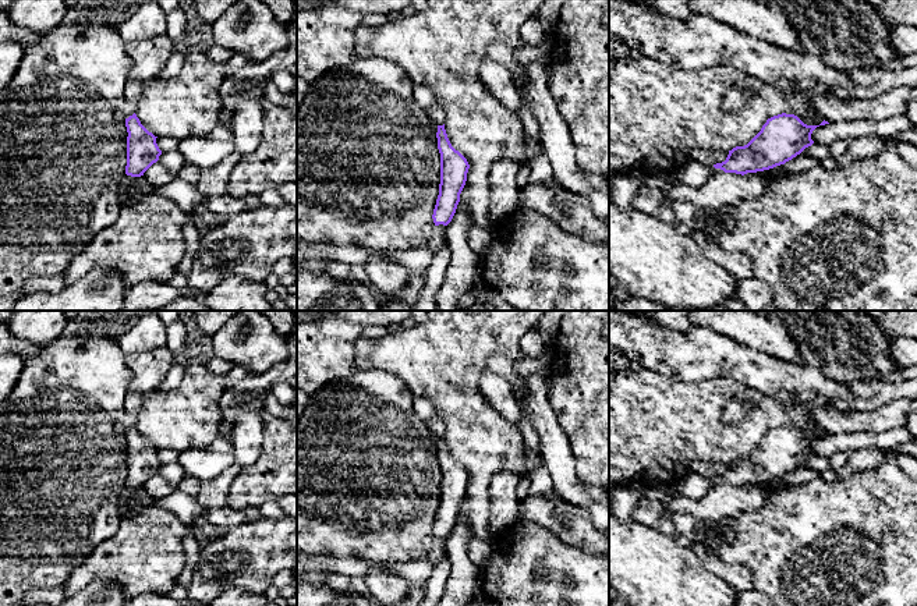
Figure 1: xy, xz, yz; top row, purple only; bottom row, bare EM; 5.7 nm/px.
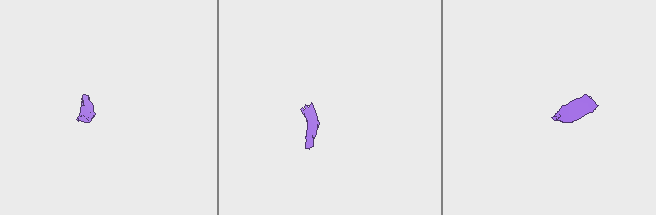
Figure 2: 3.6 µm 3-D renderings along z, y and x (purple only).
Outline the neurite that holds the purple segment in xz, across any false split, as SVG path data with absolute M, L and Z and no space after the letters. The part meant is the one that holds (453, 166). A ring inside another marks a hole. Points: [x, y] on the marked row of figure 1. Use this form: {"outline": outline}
{"outline": "M445 124L438 125L436 138L440 153L440 184L432 215L435 234L428 244L433 254L438 254L449 242L446 226L452 222L456 213L460 202L460 194L465 185L470 169L467 159L452 146Z"}

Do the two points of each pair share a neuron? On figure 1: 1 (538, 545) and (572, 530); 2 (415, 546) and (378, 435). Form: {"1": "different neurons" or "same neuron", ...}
{"1": "different neurons", "2": "same neuron"}

